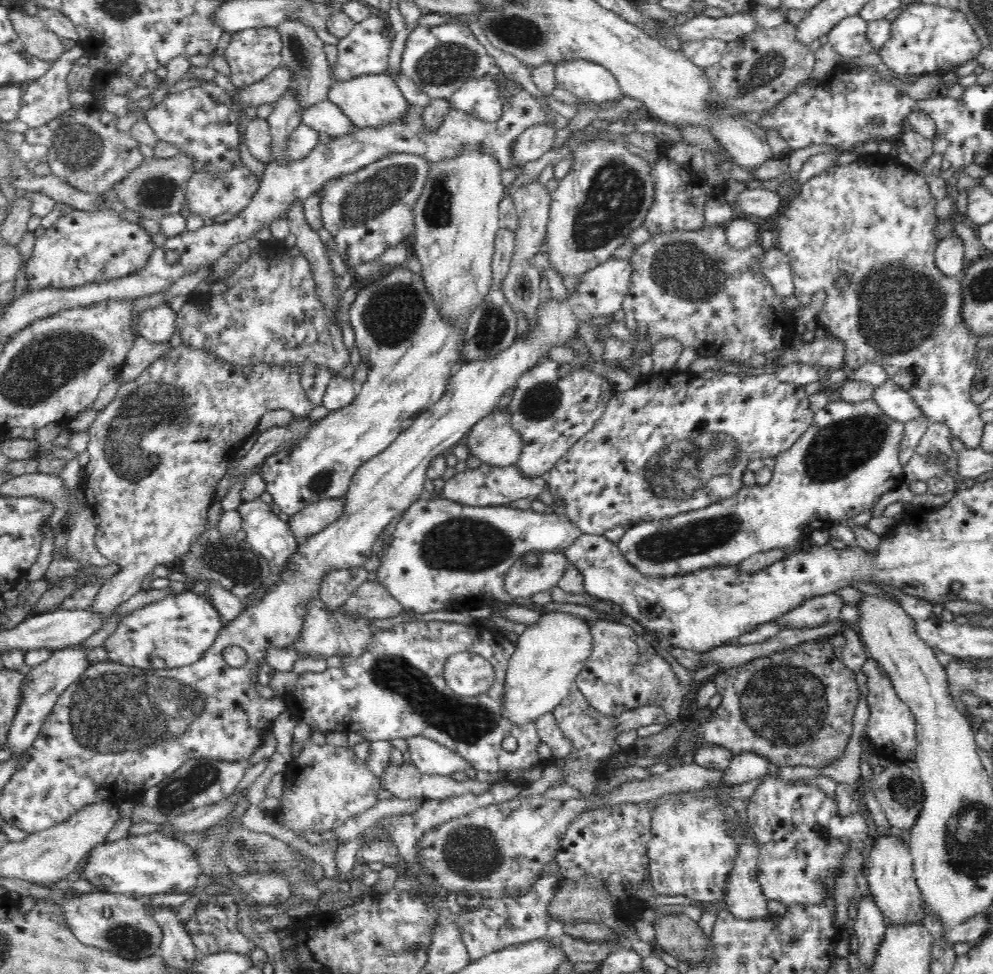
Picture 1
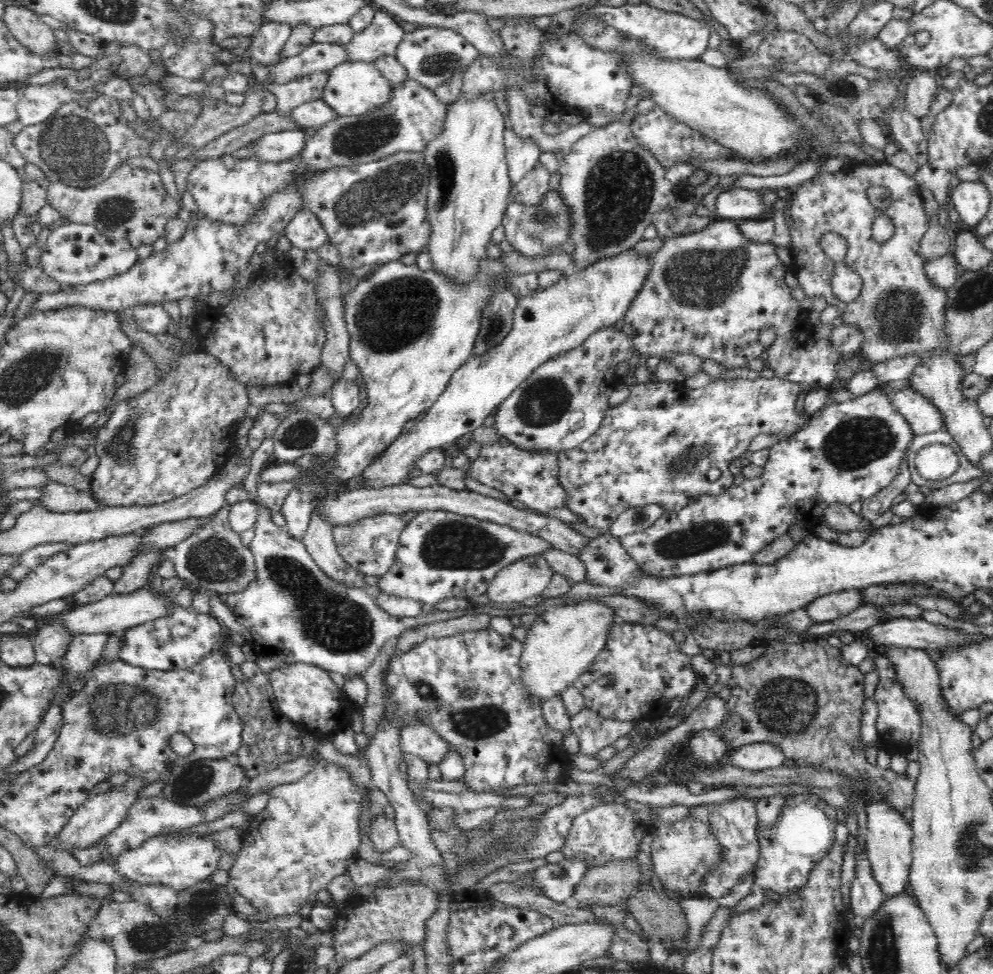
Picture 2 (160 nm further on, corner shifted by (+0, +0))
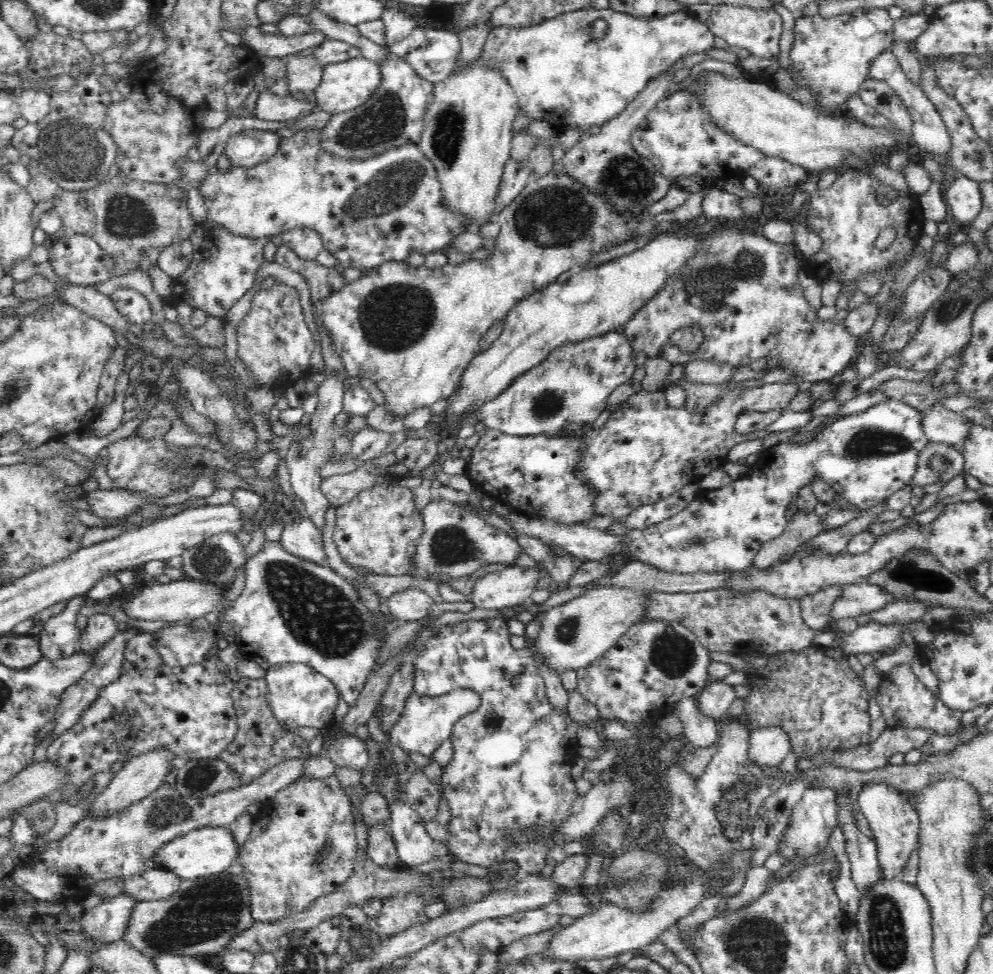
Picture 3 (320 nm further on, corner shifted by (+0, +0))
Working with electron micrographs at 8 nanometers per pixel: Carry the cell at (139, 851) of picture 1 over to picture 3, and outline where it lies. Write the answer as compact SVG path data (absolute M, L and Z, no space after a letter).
M204 827L190 830L186 834L176 835L164 843L151 860L152 869L163 868L168 873L184 880L201 879L212 874L221 874L236 863L238 845L227 827Z

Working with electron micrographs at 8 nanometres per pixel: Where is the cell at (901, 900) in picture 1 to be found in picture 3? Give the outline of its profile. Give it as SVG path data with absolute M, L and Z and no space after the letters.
M870 784L859 792L856 805L866 817L877 848L879 869L884 881L894 881L902 877L904 866L910 854L916 850L919 835L919 816L908 801L909 795L885 784Z

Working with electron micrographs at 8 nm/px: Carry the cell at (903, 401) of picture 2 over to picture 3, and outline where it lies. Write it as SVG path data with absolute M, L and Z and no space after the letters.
M938 402L932 408L920 412L922 415L922 431L930 442L955 445L966 440L968 425L962 414L949 410Z

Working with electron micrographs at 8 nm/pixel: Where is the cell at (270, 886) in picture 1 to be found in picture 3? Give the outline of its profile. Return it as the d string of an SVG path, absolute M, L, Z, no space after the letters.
M336 774L321 779L296 779L267 800L255 818L251 833L236 858L244 868L239 876L250 889L250 911L255 922L266 924L304 912L319 897L337 892L352 876L357 855L355 818L350 796Z

